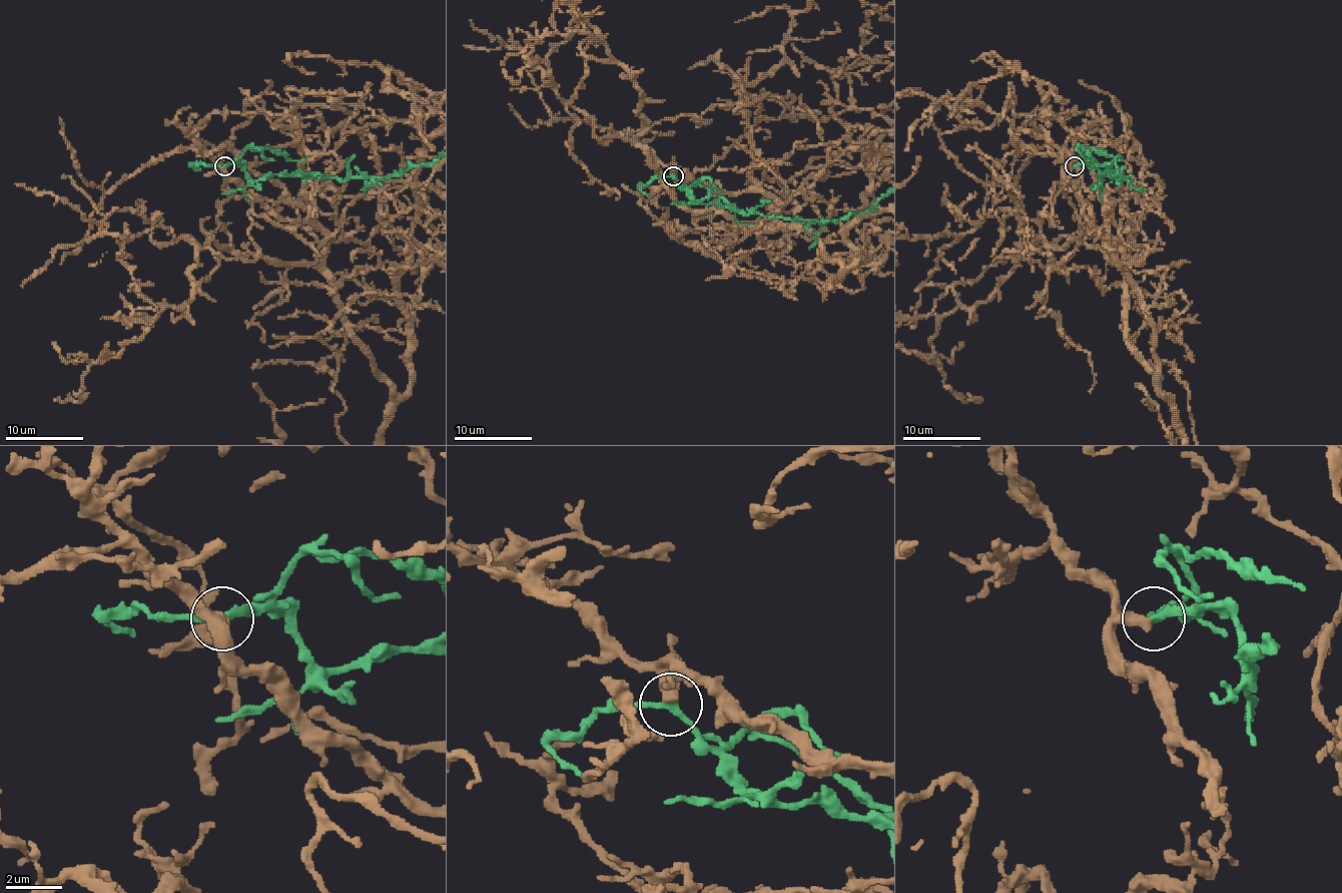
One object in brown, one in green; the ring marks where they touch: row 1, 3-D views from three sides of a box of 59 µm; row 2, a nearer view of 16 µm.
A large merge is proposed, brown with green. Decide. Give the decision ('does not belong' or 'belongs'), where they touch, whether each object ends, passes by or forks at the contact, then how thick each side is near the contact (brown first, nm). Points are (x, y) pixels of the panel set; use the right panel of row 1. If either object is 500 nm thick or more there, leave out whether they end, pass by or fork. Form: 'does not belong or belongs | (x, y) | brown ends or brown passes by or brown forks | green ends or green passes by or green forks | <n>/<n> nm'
belongs | (1075, 165) | brown ends | green passes by | 440/240 nm

